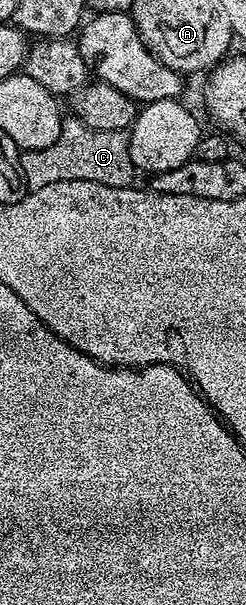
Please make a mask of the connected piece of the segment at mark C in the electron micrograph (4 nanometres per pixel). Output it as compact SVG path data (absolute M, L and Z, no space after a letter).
M76 119L61 122L59 139L46 149L31 149L21 154L21 166L26 190L47 187L47 183L63 183L71 179L103 183L107 187L130 188L134 184L135 168L129 154L129 139L125 133L104 133L87 127Z

